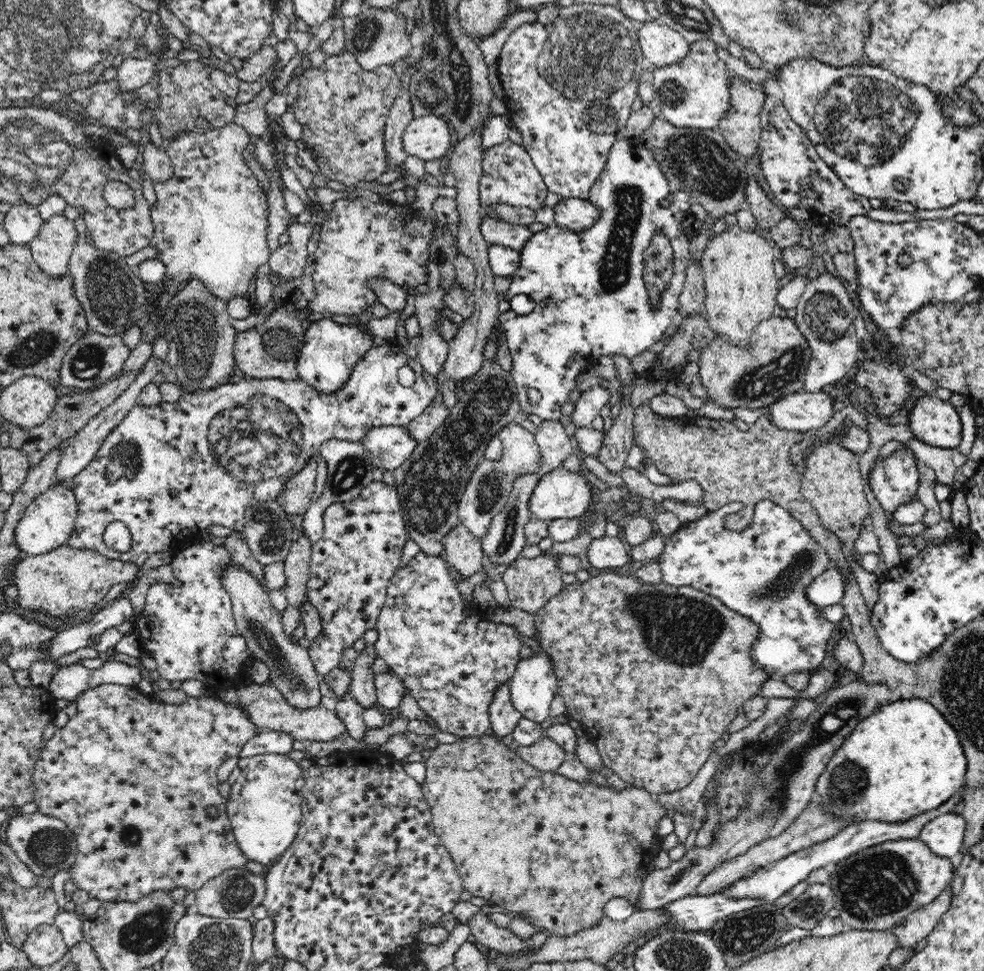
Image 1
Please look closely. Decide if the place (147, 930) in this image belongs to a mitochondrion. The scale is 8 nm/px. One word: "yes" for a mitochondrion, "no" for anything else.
yes

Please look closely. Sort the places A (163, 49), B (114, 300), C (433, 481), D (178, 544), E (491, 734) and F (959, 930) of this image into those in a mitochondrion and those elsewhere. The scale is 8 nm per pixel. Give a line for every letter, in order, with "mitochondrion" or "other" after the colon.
A: other
B: mitochondrion
C: mitochondrion
D: other
E: other
F: other

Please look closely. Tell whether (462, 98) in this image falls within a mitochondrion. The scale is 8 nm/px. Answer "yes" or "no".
yes

